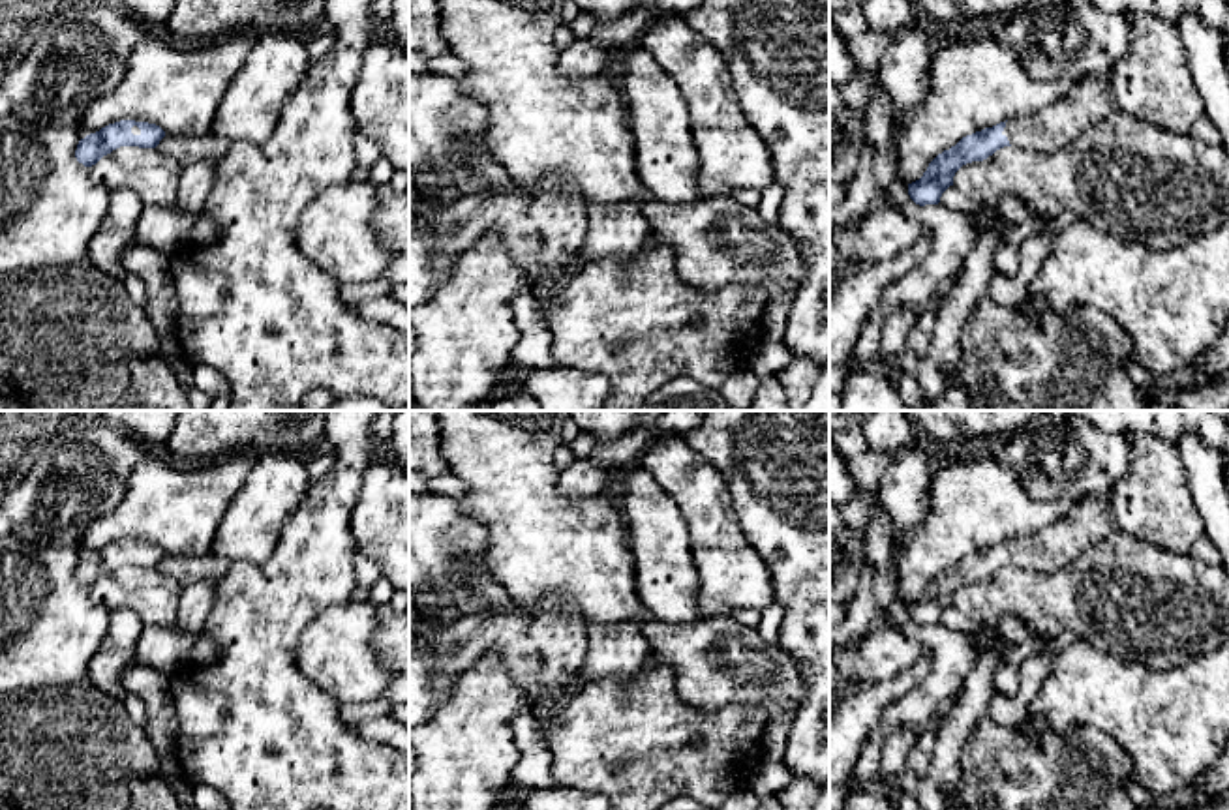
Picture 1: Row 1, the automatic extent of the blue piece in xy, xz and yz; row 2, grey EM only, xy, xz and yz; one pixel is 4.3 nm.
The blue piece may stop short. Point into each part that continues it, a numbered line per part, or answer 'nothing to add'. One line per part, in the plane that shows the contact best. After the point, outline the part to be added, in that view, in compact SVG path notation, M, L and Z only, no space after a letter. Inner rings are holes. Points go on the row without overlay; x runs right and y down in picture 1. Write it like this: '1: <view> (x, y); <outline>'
1: yz (1091, 518); M1088 493L1053 525L1006 542L1002 555L1015 568L1055 572L1079 557L1090 544L1116 532L1111 493Z

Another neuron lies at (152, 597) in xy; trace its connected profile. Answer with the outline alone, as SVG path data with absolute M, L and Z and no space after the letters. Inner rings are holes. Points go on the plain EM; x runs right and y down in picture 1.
M120 566L90 587L94 604L109 611L128 609L143 624L174 628L182 587L158 568Z

